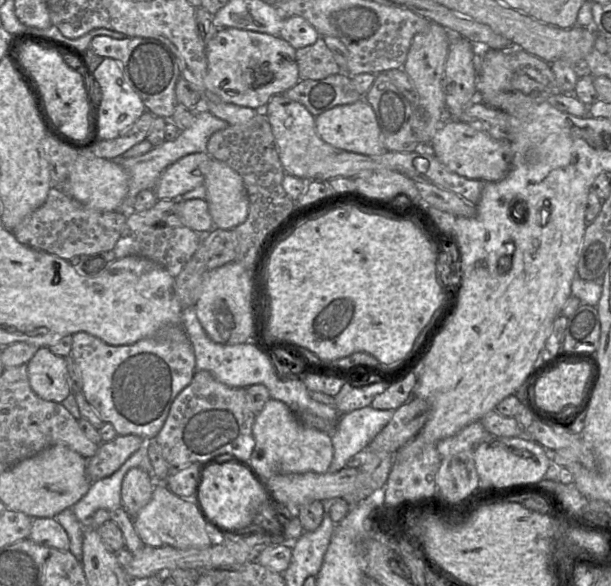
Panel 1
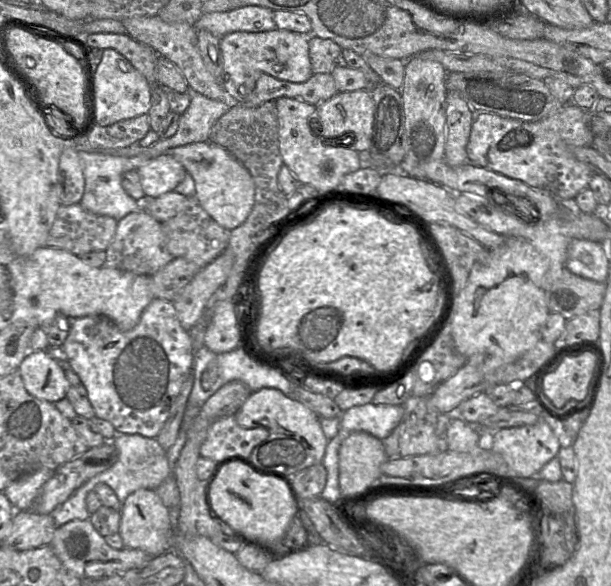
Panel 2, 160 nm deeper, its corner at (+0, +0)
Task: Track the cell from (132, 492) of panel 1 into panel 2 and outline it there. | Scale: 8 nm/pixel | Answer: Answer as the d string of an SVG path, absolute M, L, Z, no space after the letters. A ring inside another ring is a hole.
M138 489L132 492L121 505L119 533L124 548L139 549L151 557L160 556L172 549L174 513L161 501L155 490Z

